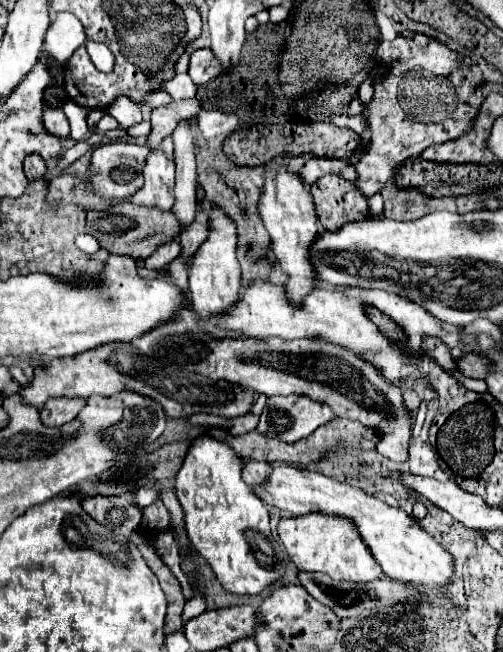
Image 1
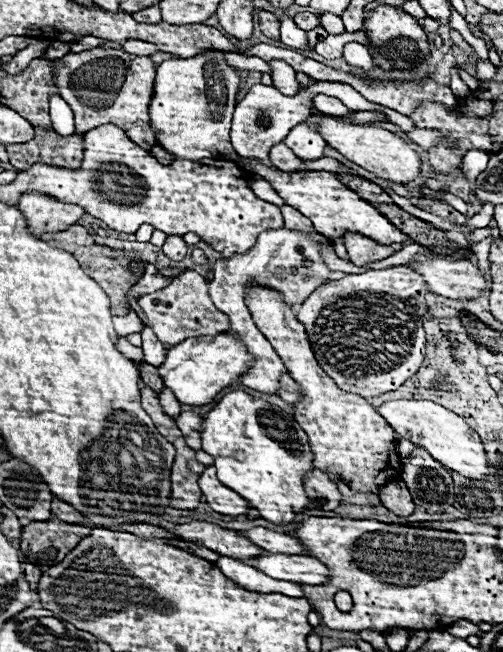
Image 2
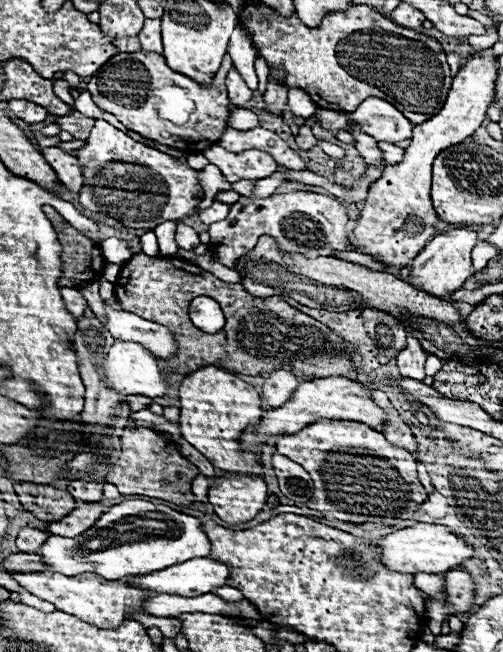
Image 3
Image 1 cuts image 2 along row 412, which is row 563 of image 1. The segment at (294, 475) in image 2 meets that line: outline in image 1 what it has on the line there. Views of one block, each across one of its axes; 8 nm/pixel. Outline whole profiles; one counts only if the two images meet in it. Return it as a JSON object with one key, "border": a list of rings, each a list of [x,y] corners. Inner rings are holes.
{"border":[[[200,436],[176,474],[174,490],[184,510],[186,534],[194,550],[210,564],[222,588],[236,596],[256,596],[284,582],[288,554],[272,538],[266,504],[242,480],[242,464],[228,444]]]}

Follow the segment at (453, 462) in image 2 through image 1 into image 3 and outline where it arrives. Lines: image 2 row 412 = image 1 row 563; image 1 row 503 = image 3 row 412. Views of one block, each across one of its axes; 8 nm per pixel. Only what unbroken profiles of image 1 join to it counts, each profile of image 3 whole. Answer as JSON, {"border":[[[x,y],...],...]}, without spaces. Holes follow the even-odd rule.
{"border":[[[340,376],[314,378],[310,382],[302,382],[286,404],[282,404],[280,408],[274,408],[274,410],[266,410],[256,426],[246,428],[240,434],[240,446],[244,450],[252,450],[260,458],[262,446],[266,444],[266,440],[270,436],[296,434],[296,430],[302,430],[304,426],[314,424],[316,420],[350,420],[350,422],[368,424],[372,428],[382,428],[384,412],[372,402],[372,390],[364,388],[364,384],[360,384],[360,382],[352,382],[352,380],[340,378]]]}

